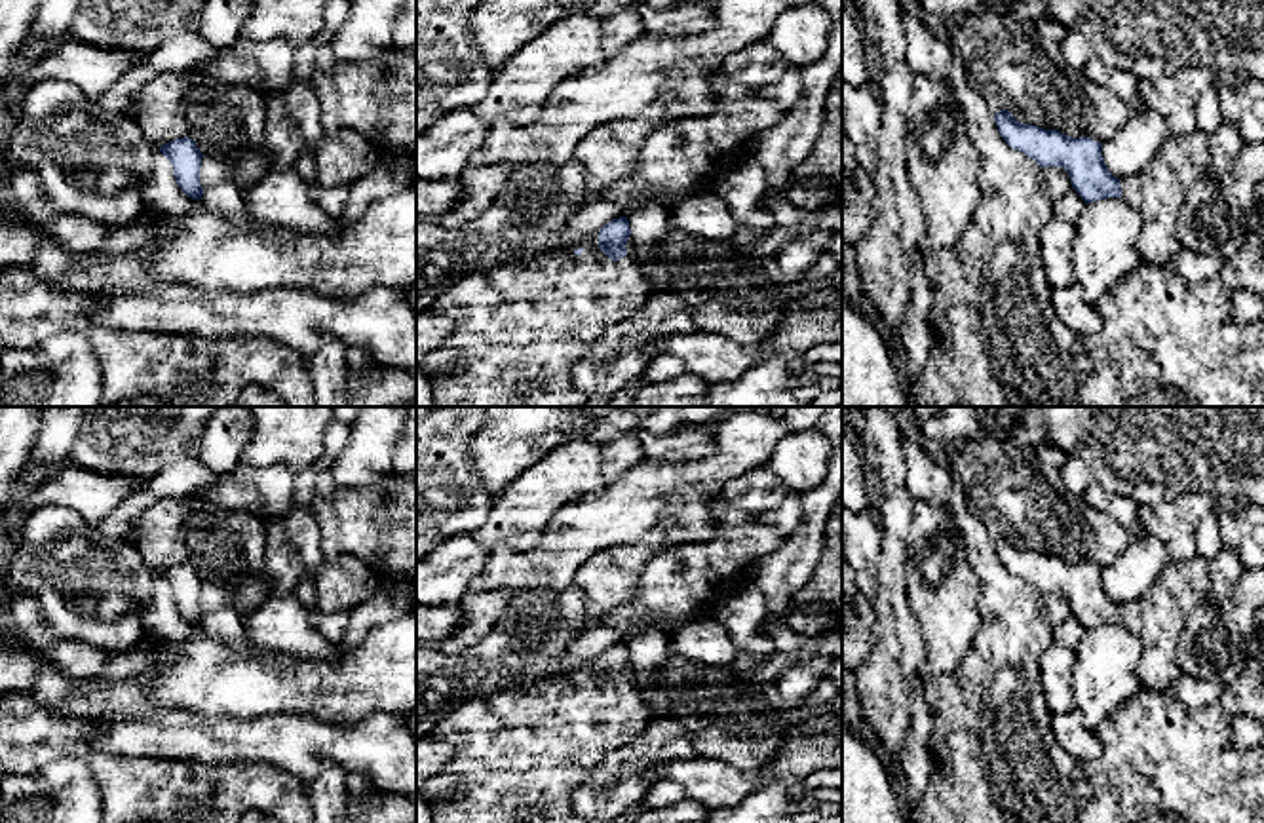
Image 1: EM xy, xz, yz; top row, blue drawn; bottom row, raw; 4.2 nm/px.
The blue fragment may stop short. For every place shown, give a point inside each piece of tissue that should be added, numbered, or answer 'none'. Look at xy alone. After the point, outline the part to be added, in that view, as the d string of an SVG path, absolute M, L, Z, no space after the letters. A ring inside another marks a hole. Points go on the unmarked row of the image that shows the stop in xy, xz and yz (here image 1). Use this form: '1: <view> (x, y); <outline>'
none

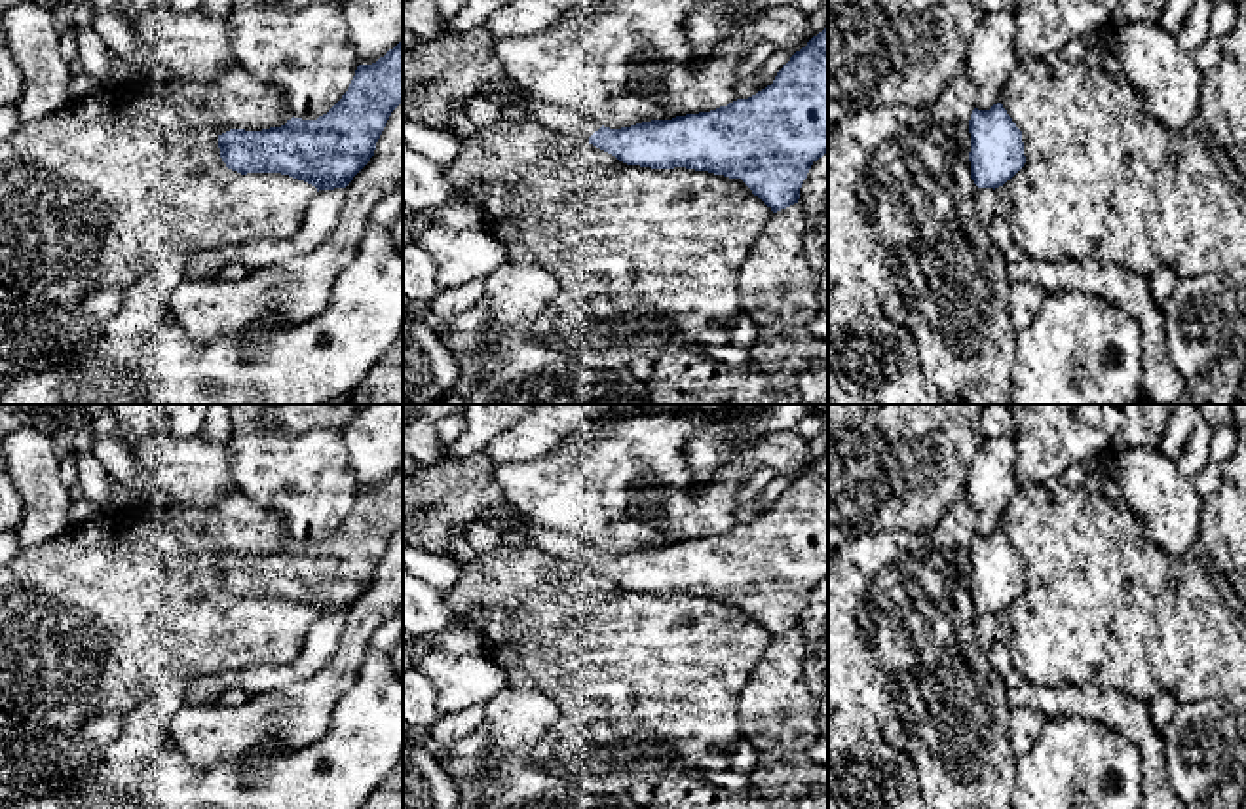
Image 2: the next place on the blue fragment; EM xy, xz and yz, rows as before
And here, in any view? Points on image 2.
1: xz (574, 549); M519 513L515 518L515 530L522 532L530 539L532 547L568 564L589 568L589 562L602 553L581 536L532 526L524 522Z

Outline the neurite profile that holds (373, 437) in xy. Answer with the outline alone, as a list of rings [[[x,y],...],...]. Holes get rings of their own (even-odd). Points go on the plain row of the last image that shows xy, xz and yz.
[[[363,404],[342,427],[357,490],[372,490],[403,465],[403,404]]]

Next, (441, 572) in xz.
[[[403,543],[403,568],[441,593],[452,591],[462,577],[462,564],[454,558],[406,543]]]

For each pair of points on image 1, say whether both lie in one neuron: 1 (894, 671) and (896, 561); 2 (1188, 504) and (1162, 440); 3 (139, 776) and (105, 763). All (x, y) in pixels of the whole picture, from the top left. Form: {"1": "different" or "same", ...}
{"1": "same", "2": "different", "3": "same"}

